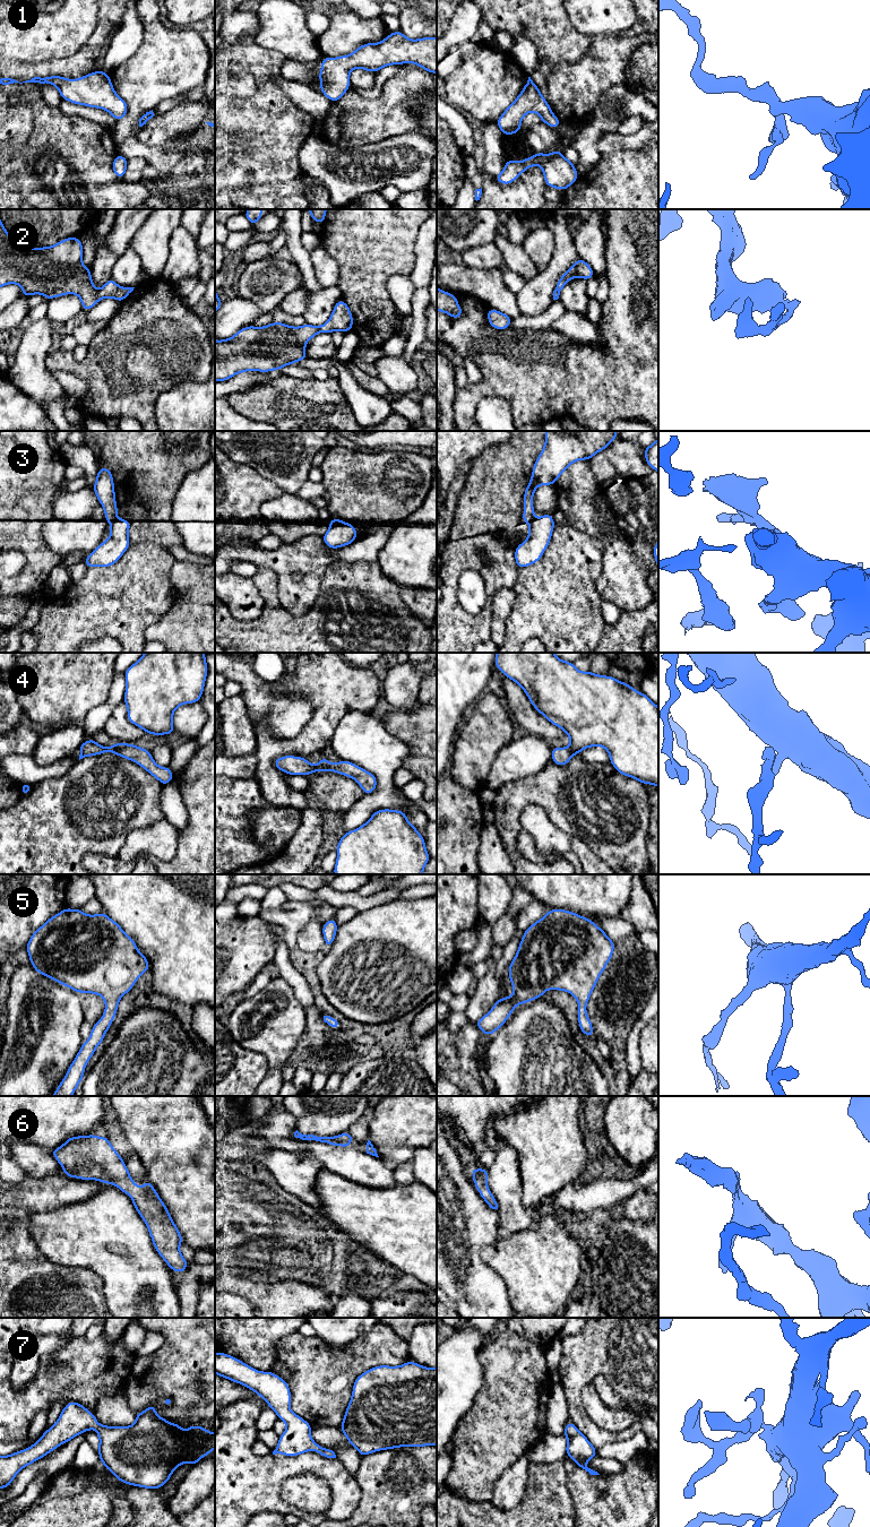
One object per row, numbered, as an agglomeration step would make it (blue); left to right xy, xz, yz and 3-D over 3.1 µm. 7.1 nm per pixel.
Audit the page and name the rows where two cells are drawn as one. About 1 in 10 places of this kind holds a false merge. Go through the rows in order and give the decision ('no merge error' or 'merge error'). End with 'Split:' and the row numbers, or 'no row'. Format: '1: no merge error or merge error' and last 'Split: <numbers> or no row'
1: no merge error
2: no merge error
3: merge error
4: no merge error
5: no merge error
6: no merge error
7: no merge error
Split: 3

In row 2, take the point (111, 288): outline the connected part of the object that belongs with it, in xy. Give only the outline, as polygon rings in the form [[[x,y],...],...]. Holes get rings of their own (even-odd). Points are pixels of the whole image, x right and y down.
[[[0,219],[0,287],[17,284],[23,288],[23,296],[42,294],[46,300],[66,294],[80,297],[84,312],[92,309],[100,300],[112,297],[122,302],[135,287],[121,287],[110,278],[101,290],[93,285],[91,267],[83,266],[83,243],[79,238],[67,238],[52,247],[28,248],[16,242],[6,231]]]

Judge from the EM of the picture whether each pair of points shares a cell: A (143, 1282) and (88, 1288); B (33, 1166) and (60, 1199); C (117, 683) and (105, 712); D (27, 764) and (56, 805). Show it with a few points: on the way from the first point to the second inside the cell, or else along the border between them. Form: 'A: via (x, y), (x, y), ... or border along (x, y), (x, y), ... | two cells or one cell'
A: border along (84, 1267), (101, 1278), (108, 1305) | two cells
B: border along (27, 1175), (52, 1176) | two cells
C: via (117, 690), (117, 695), (110, 705) | one cell
D: border along (66, 774), (59, 777), (45, 778), (33, 786) | two cells

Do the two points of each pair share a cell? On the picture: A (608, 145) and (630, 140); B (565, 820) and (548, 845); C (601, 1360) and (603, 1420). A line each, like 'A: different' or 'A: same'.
A: same
B: different
C: different

